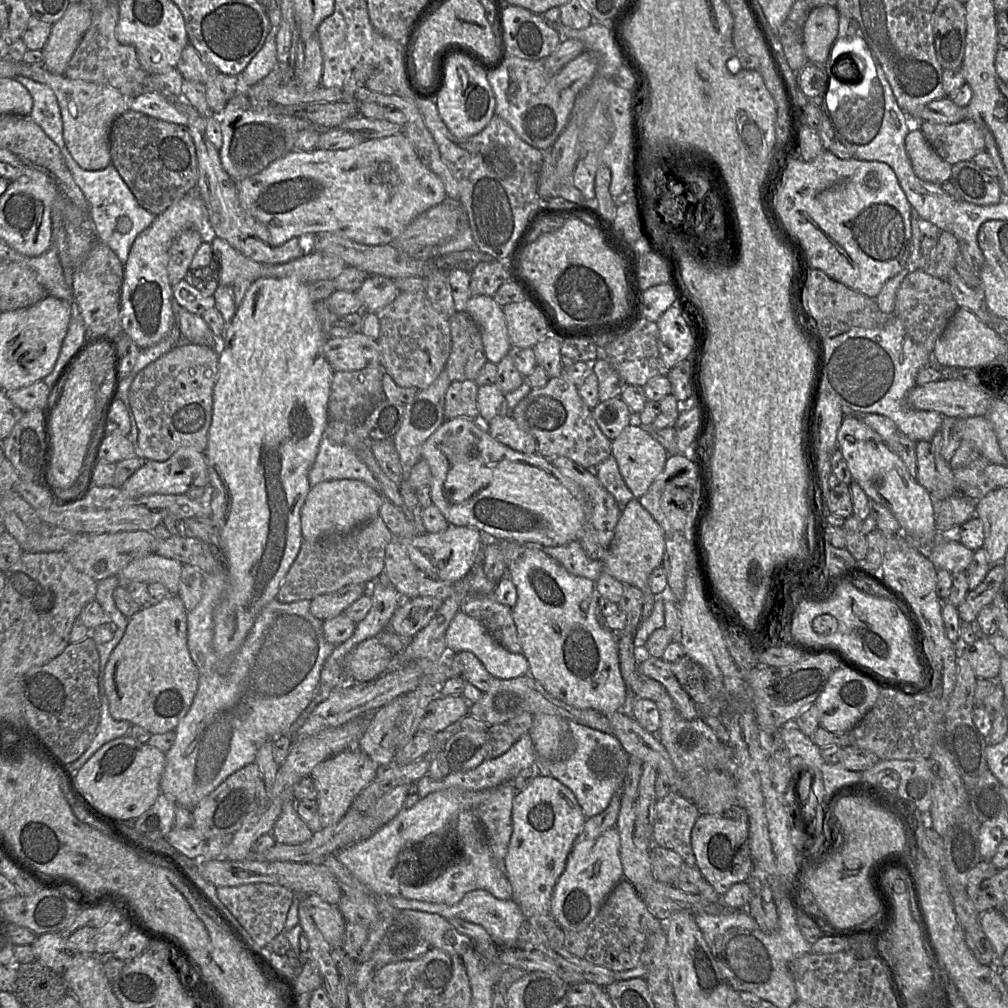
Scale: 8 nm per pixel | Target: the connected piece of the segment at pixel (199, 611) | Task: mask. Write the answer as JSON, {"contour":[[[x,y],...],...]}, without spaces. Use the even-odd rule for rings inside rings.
{"contour":[[[223,564],[222,572],[209,574],[203,571],[204,584],[203,593],[200,602],[197,606],[187,612],[187,645],[190,656],[199,671],[199,684],[193,702],[186,713],[176,726],[175,741],[172,747],[165,752],[165,765],[161,776],[160,789],[161,793],[175,802],[177,806],[182,806],[187,809],[193,809],[203,798],[208,796],[214,791],[227,777],[246,766],[253,763],[259,748],[267,741],[274,741],[282,736],[293,737],[301,726],[305,718],[312,712],[312,710],[322,701],[324,701],[329,693],[333,690],[327,685],[322,685],[320,682],[321,670],[325,660],[336,648],[335,645],[329,643],[323,634],[322,624],[323,621],[314,617],[310,612],[310,600],[299,600],[292,603],[281,603],[276,599],[269,602],[257,616],[252,629],[250,630],[247,638],[236,652],[231,664],[219,661],[219,658],[213,648],[212,640],[214,635],[214,620],[213,614],[216,606],[218,605],[222,593],[227,584],[227,573]]]}

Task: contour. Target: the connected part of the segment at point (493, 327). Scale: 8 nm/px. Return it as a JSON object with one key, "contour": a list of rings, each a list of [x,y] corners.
{"contour":[[[473,296],[465,312],[480,327],[487,360],[498,365],[512,347],[502,306],[490,296]]]}

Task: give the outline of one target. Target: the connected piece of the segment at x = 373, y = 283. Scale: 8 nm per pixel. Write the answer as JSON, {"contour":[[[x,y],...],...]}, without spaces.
{"contour":[[[375,275],[369,276],[355,292],[362,302],[364,312],[374,313],[391,303],[401,291],[392,278]]]}

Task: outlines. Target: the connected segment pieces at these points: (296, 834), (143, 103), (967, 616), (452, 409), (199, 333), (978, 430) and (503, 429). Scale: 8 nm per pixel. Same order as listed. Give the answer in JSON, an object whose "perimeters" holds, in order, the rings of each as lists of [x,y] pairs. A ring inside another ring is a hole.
{"perimeters":[[[[294,797],[284,801],[281,814],[270,834],[276,843],[286,845],[302,844],[312,837],[312,831],[296,812]]],[[[145,91],[136,95],[129,110],[141,112],[159,120],[188,125],[187,116],[182,110],[169,97],[157,91]]],[[[1003,564],[991,566],[983,582],[974,590],[969,591],[965,600],[958,607],[962,622],[973,622],[979,612],[991,606],[998,591],[1000,590],[1006,571]]],[[[474,380],[450,382],[445,393],[445,418],[469,417],[475,419],[479,415],[478,388]]],[[[174,298],[172,299],[172,306],[176,316],[176,328],[184,342],[211,347],[217,354],[222,351],[223,335],[216,337],[200,315],[182,308]]],[[[985,416],[959,418],[958,431],[961,439],[971,441],[991,464],[1006,465],[996,434]]],[[[511,415],[499,416],[488,426],[492,438],[500,443],[522,453],[535,454],[538,443],[535,437],[523,430]]]]}

